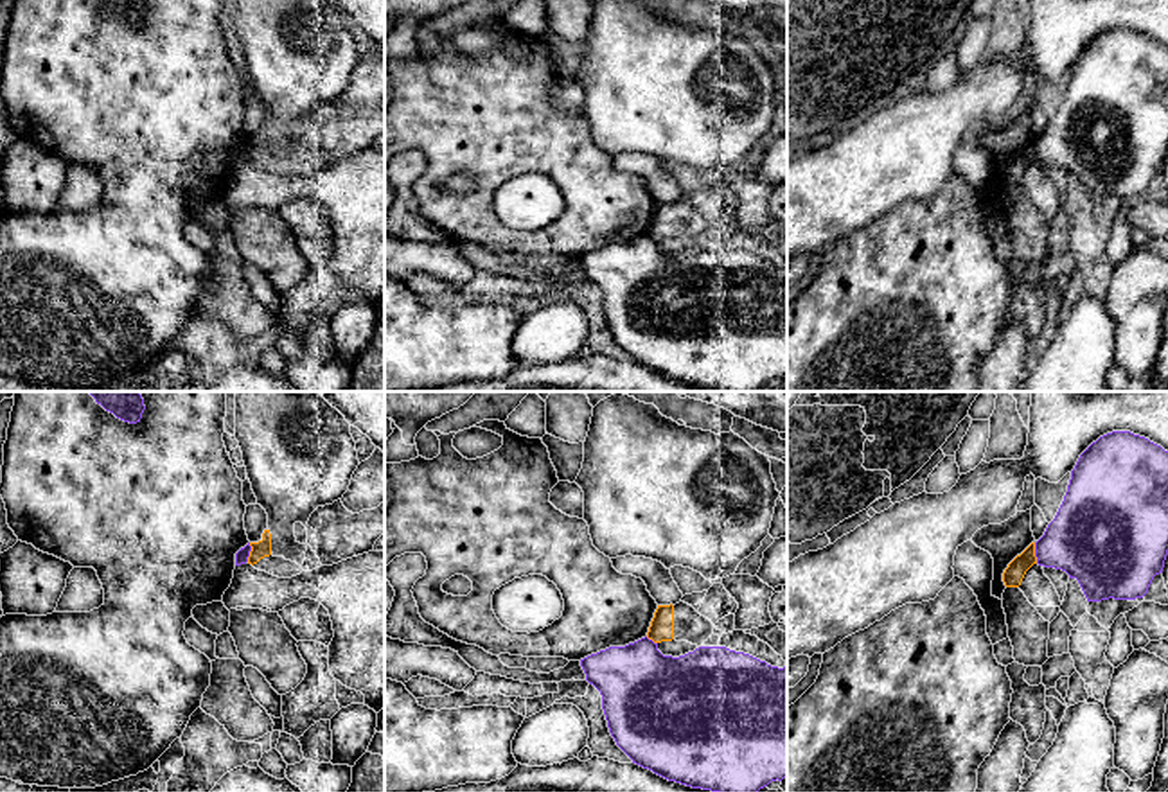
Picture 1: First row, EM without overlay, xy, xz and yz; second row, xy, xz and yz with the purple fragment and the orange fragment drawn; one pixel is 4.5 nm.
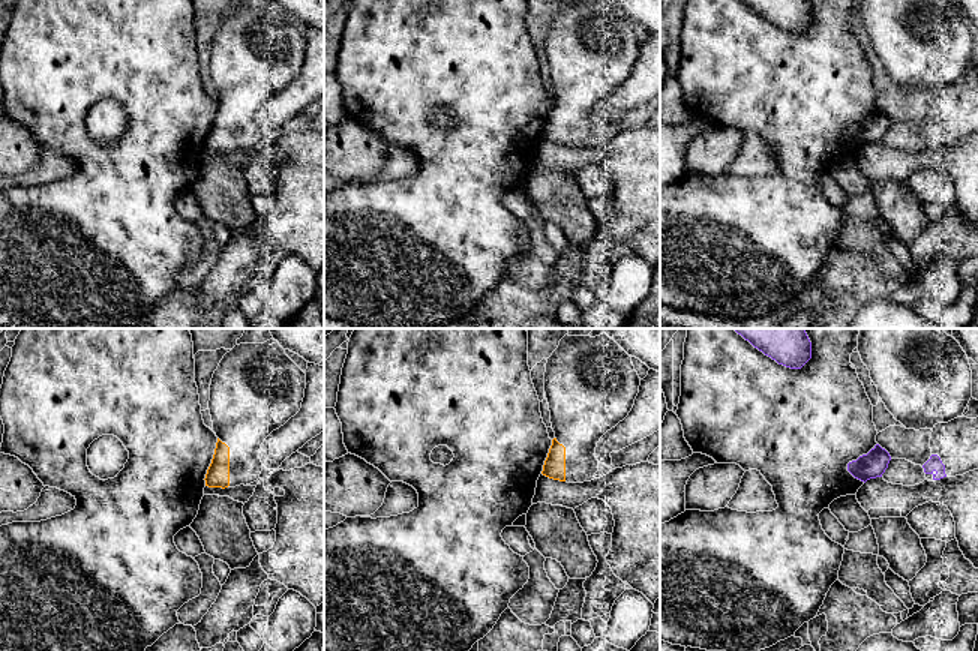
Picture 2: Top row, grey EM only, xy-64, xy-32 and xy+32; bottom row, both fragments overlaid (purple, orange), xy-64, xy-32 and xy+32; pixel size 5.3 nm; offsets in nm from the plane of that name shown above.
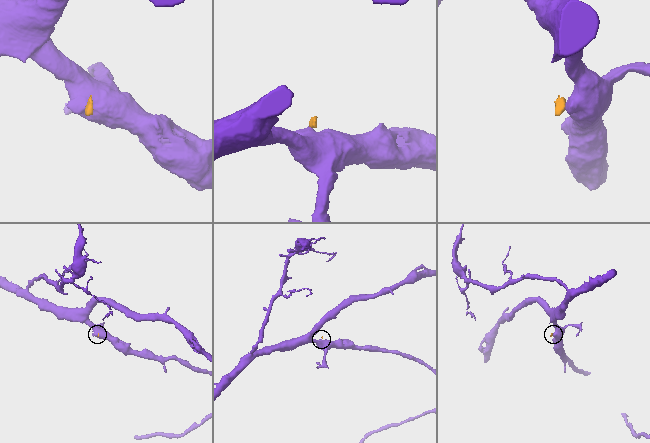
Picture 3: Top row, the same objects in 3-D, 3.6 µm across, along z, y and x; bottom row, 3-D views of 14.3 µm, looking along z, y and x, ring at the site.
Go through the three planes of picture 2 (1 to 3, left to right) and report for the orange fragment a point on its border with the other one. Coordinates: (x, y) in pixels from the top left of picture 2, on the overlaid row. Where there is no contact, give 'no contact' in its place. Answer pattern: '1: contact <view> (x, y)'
1: no contact
2: no contact
3: no contact

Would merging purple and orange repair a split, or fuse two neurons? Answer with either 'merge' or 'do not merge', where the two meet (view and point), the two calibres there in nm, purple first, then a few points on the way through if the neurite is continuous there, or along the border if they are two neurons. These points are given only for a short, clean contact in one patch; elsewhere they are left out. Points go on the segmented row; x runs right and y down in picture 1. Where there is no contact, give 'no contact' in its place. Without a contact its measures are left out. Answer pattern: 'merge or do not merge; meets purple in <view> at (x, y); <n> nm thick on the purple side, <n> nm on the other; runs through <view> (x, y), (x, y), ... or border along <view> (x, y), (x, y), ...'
do not merge; meets purple in yz at (1035, 554); 360 nm thick on the purple side, 90 nm on the other

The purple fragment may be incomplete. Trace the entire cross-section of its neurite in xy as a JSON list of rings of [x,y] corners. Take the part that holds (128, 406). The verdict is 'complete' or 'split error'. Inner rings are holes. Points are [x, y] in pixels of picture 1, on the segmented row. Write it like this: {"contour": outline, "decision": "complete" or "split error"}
{"contour": [[[88,392],[97,404],[117,418],[137,424],[146,409],[144,399],[138,392]]], "decision": "complete"}

